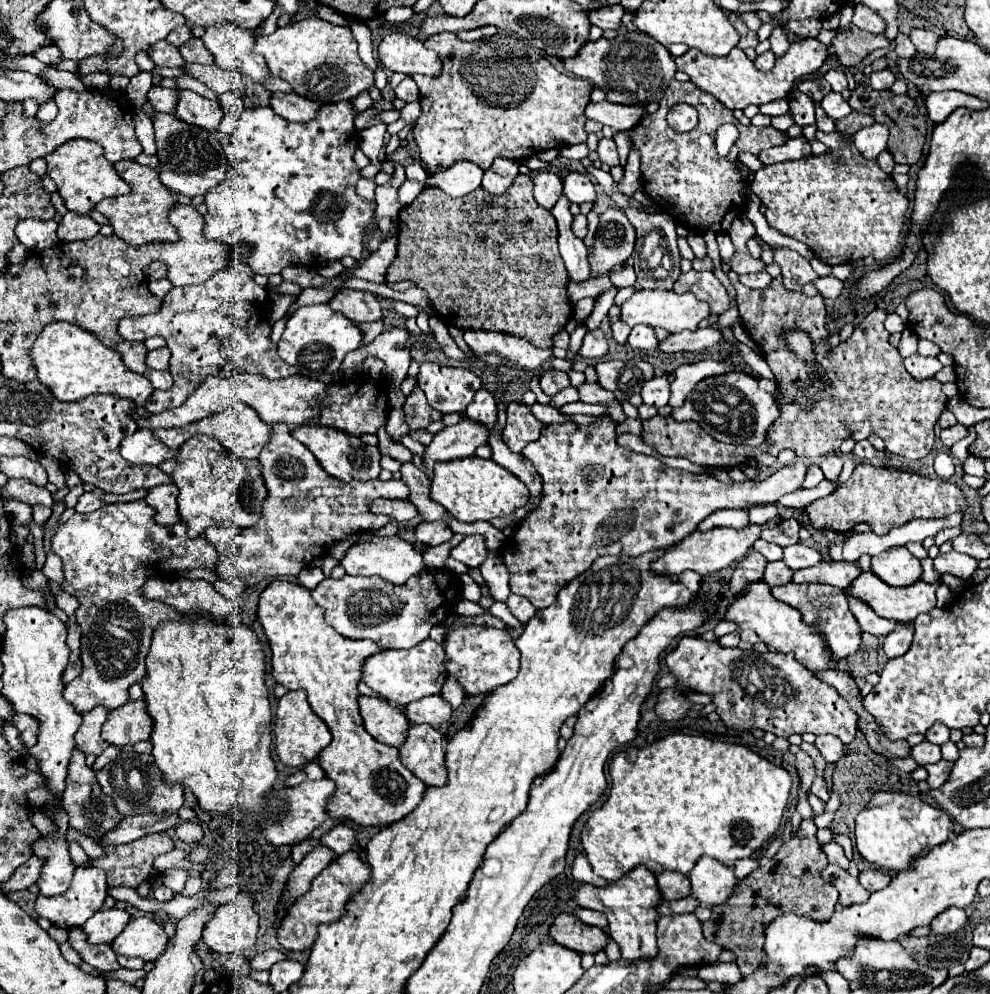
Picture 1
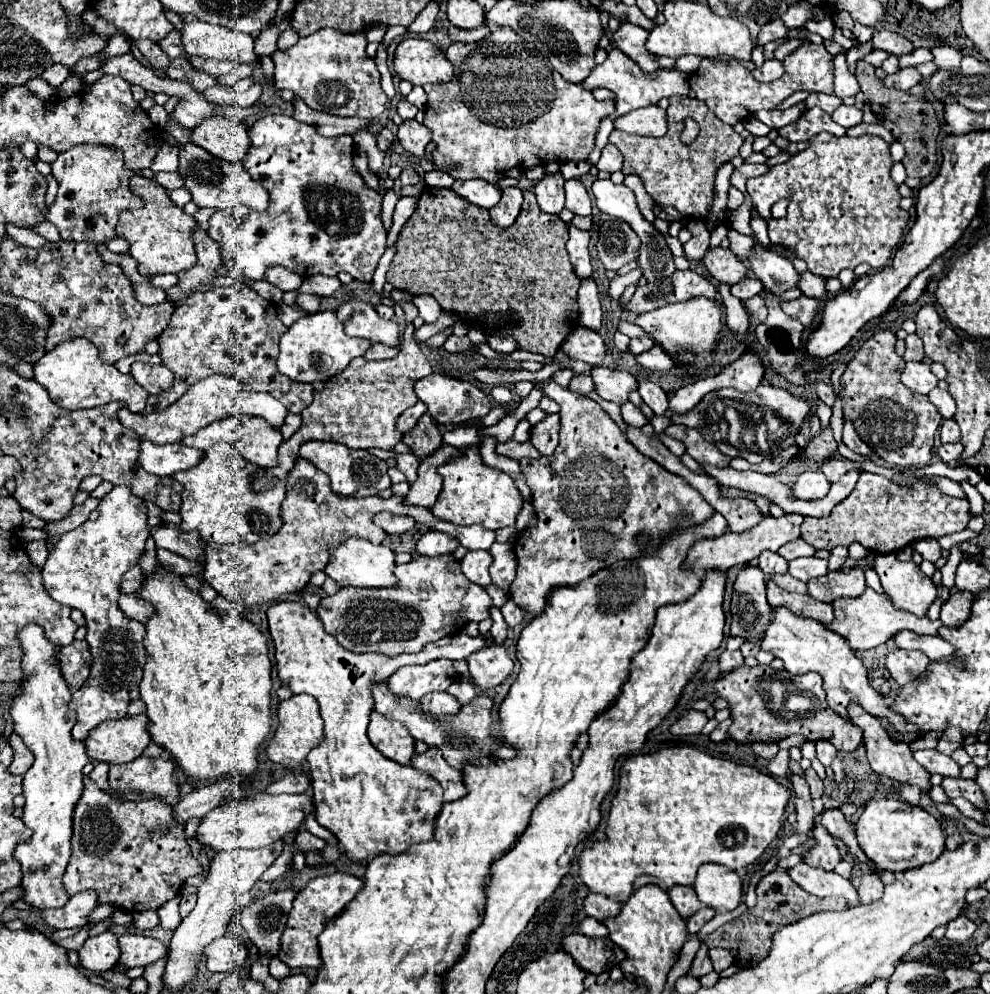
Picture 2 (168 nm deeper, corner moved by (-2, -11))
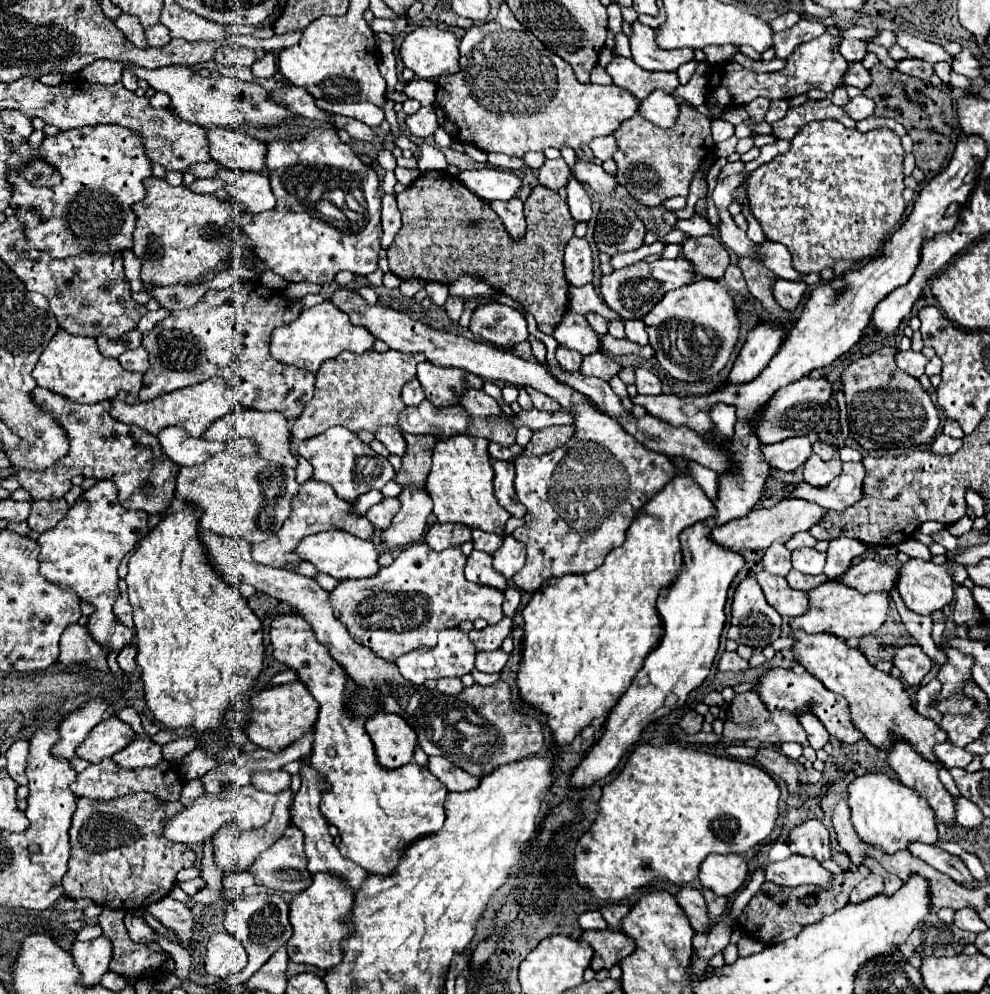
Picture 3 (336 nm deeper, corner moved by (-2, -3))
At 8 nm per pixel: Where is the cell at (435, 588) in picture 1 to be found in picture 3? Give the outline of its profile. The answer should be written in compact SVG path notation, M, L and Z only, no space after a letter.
M425 542L413 544L399 552L393 564L381 568L377 576L343 580L329 600L335 616L359 644L365 644L383 660L395 662L411 650L433 648L441 630L455 628L463 620L475 622L483 618L487 624L497 624L503 618L503 594L489 586L467 582L463 576L465 560L459 548L435 552Z

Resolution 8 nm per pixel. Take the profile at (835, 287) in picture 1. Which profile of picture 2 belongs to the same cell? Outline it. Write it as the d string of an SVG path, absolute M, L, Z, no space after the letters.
M803 272L803 274L801 274L801 282L799 282L799 290L801 290L805 296L817 298L817 300L825 300L825 298L829 296L825 284L827 284L825 278L815 276L813 272Z

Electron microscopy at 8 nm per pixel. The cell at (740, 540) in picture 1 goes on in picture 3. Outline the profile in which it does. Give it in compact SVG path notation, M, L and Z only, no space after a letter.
M789 498L779 502L773 508L757 508L751 510L747 516L737 518L733 522L727 522L725 526L719 526L713 530L713 540L717 544L723 544L725 548L731 548L735 552L741 552L745 548L749 550L759 550L759 548L769 548L773 542L787 542L793 534L809 530L813 524L817 524L825 516L825 508L821 508L815 502L807 502L801 498Z

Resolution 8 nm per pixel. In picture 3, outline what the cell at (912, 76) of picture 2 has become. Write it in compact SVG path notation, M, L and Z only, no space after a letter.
M907 58L907 60L901 60L897 64L897 70L907 74L907 76L915 76L915 78L921 78L921 80L929 80L933 76L933 66L929 62L923 62L923 60L917 60L917 58Z

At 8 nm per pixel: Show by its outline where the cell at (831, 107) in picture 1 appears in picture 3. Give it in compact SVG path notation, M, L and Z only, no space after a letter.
M859 94L857 98L853 98L847 106L843 106L843 110L853 118L853 120L865 120L865 118L869 118L871 114L873 114L873 110L875 110L875 102L873 100L869 100L867 96L863 96L863 94Z

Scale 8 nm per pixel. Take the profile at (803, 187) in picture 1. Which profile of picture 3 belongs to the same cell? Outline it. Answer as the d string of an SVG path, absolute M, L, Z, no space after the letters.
M835 120L813 122L797 132L789 152L779 154L749 174L749 208L761 224L765 238L789 248L797 272L821 272L823 268L831 268L837 260L871 258L905 212L905 200L901 196L905 188L903 158L905 152L899 136L891 130L859 132Z

